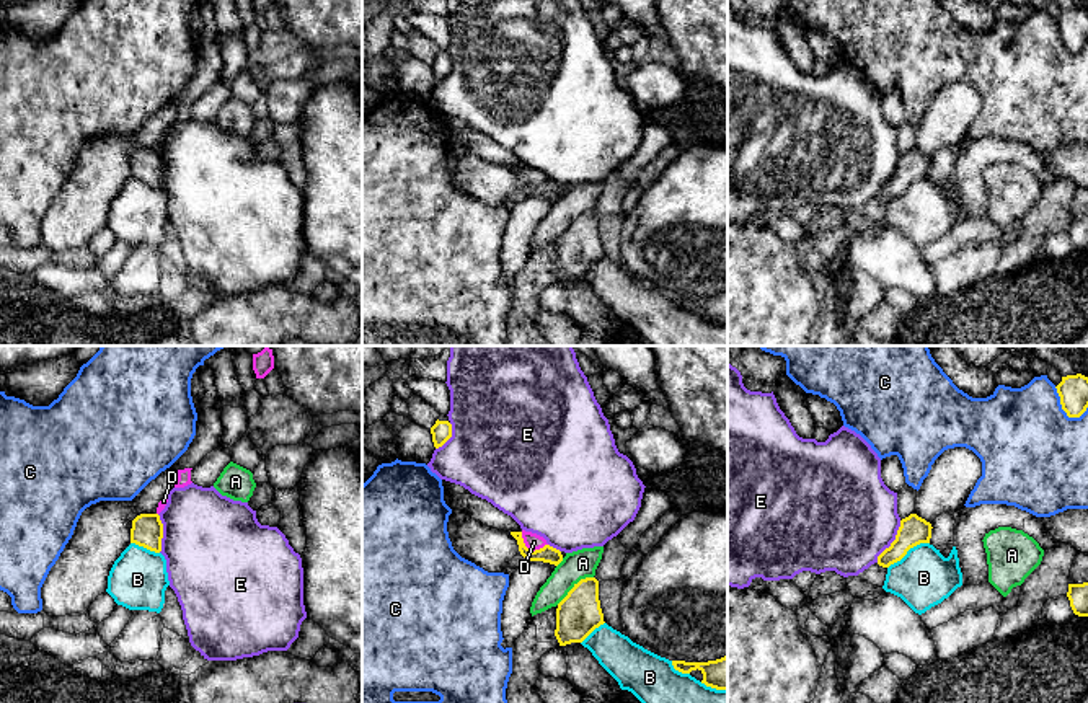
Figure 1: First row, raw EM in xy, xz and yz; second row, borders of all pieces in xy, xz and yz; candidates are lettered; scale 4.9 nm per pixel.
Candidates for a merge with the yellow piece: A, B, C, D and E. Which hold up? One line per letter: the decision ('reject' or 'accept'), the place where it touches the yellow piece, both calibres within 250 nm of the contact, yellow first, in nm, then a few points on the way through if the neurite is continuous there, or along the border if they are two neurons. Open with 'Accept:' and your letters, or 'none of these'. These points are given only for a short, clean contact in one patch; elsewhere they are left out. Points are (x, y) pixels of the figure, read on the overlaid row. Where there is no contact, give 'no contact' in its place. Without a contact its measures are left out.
Accept: none of these
A: reject | xz (574, 586) | 220/140 nm
B: reject | yz (907, 550) | 140/300 nm
C: reject | yz (1064, 410) | 140/480 nm
D: reject | xz (530, 550) | 80/80 nm | along xz (521, 532), (522, 542), (529, 548), (534, 550), (547, 545)
E: reject | yz (893, 542) | 140/480 nm

